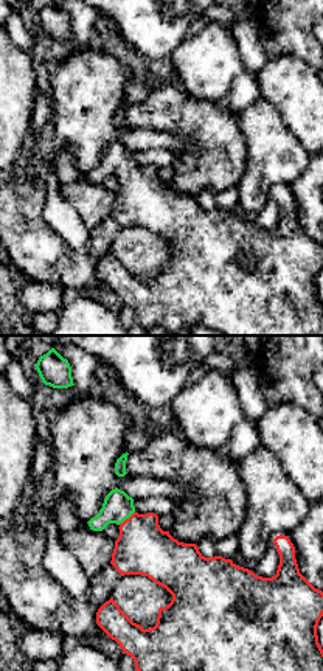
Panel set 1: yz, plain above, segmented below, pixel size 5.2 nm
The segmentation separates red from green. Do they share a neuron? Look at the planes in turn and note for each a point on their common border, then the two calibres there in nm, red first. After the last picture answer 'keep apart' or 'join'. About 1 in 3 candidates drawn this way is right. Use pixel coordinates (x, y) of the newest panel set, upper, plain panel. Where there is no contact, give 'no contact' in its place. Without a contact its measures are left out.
(126, 171) | 280/150 nm

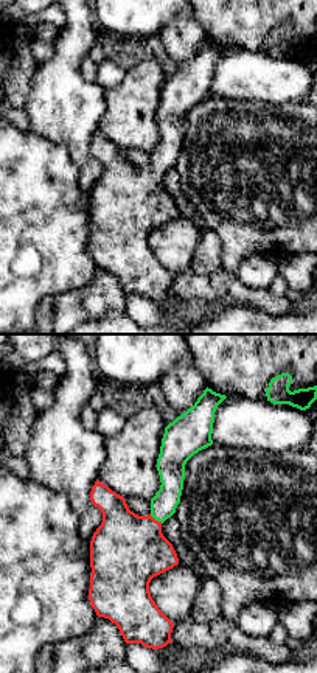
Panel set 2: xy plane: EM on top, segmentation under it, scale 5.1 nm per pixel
(154, 171) | 380/140 nm

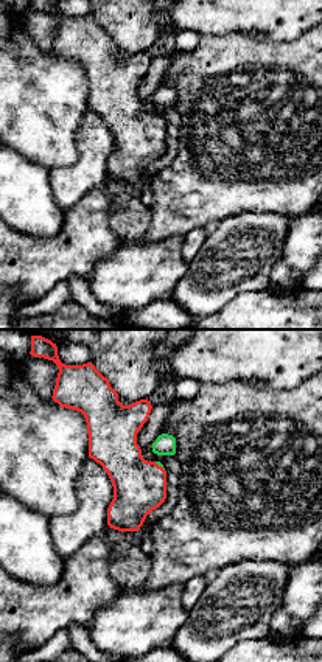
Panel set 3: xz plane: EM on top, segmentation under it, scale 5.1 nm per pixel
(157, 117) | 280/20 nm

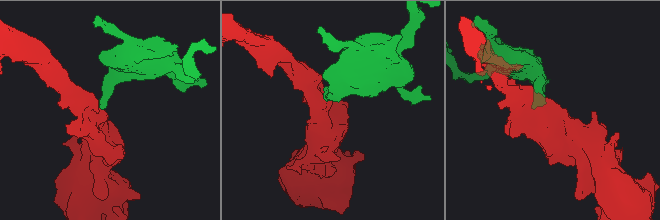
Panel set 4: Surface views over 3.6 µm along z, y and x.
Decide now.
join

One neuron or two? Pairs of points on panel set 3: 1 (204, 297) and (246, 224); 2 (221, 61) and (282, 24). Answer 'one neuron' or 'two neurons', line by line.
1: one neuron
2: two neurons

